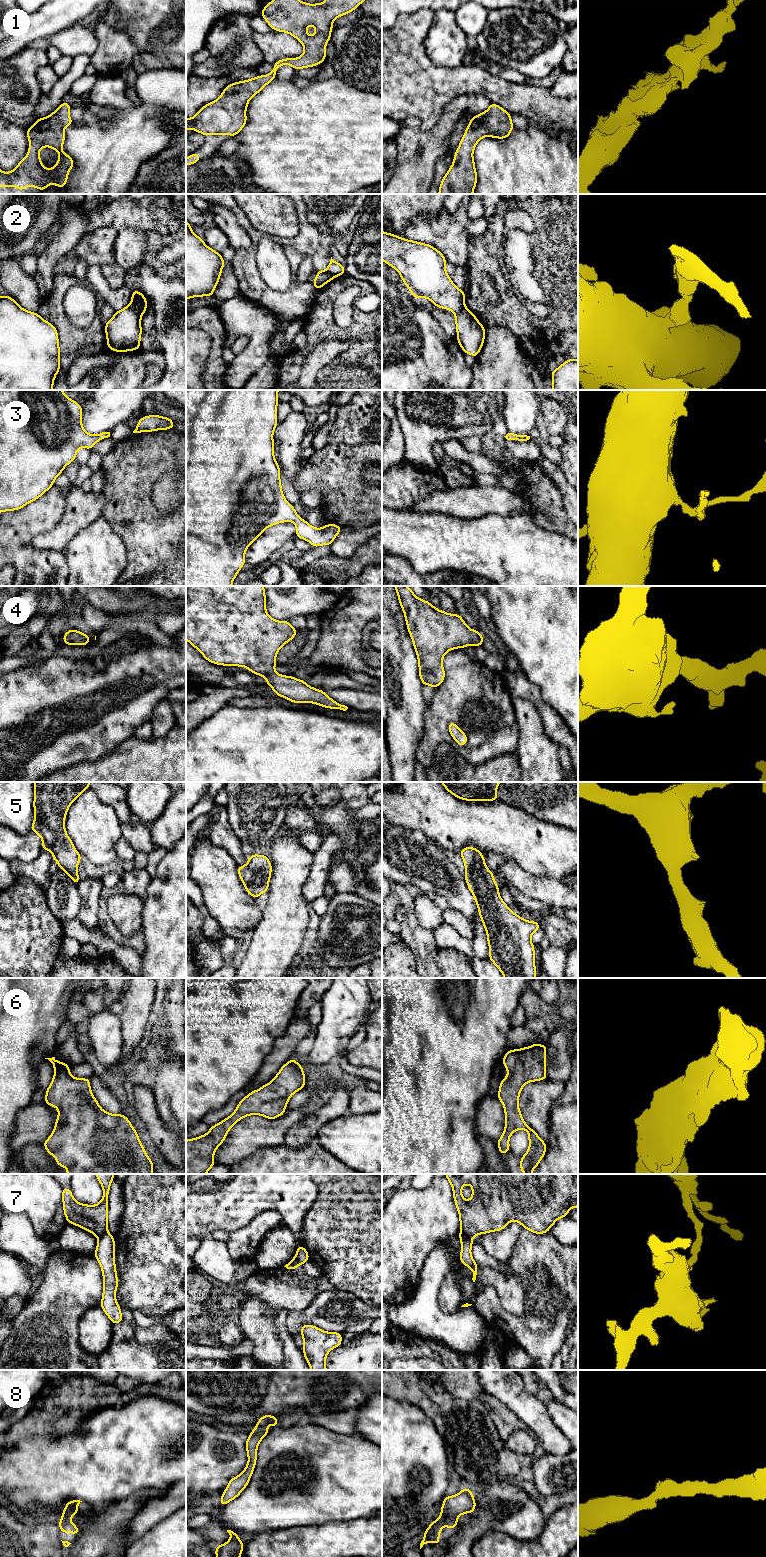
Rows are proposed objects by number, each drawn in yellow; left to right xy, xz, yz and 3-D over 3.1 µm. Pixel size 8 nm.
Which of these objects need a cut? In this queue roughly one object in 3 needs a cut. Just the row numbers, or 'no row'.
2, 7

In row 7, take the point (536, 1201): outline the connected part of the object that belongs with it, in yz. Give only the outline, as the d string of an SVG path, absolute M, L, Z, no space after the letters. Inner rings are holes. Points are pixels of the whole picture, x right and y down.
M445 1174L445 1177L452 1186L453 1199L459 1213L460 1230L470 1238L474 1238L479 1234L502 1231L512 1221L520 1223L524 1229L534 1234L545 1234L559 1218L568 1217L568 1211L571 1208L578 1207L578 1174ZM465 1184L472 1187L472 1197L469 1200L465 1200L462 1196L462 1187Z

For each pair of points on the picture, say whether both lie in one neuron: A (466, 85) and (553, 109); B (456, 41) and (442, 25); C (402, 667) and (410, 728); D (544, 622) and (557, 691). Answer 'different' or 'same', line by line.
A: same
B: same
C: same
D: same

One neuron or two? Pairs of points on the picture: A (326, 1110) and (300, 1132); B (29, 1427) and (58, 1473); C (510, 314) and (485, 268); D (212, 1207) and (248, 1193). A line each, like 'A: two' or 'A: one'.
A: one
B: two
C: one
D: one

